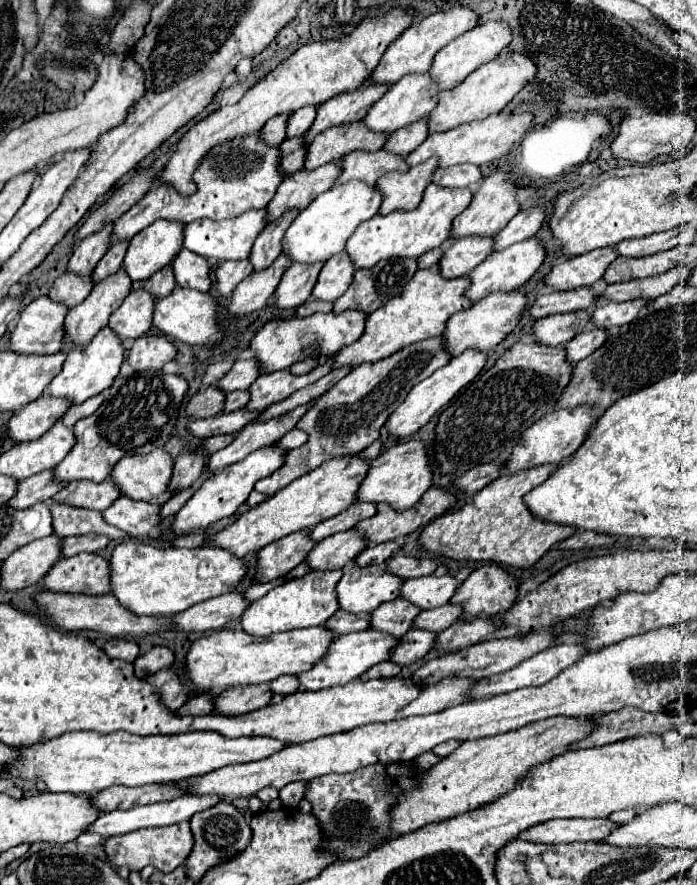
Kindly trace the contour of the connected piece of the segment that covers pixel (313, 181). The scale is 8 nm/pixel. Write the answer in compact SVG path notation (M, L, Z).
M333 161L315 171L297 171L295 175L285 177L283 183L279 185L275 197L271 199L271 203L265 209L267 211L265 221L273 223L289 209L303 211L303 207L307 207L307 203L311 203L311 199L319 197L321 193L329 191L335 185L339 171L341 171L341 163Z

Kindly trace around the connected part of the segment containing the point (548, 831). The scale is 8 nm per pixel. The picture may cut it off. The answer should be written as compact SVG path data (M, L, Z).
M551 819L539 823L517 835L519 841L529 843L577 843L577 841L601 841L617 825L609 819Z

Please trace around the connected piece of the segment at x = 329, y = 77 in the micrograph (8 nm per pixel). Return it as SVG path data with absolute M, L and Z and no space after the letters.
M391 9L387 15L367 17L363 19L351 35L339 41L317 41L301 45L287 61L275 67L265 79L261 79L255 87L251 87L241 101L235 105L219 107L217 111L209 113L205 119L195 123L175 145L175 151L169 155L165 167L159 173L159 179L183 197L193 195L197 191L193 181L195 167L209 155L211 147L223 145L237 137L247 137L251 133L259 133L267 119L281 115L281 113L295 113L299 107L307 105L321 105L327 99L341 95L345 91L355 91L363 85L363 79L371 75L377 67L379 57L385 53L387 45L395 41L405 27L411 25L411 15L403 9Z

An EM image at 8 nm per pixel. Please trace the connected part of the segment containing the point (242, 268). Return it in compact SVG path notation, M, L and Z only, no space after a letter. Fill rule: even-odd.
M245 259L245 261L225 261L223 265L219 265L215 277L217 277L217 291L221 297L229 297L235 289L235 285L245 279L247 275L253 273L253 267L251 263Z

